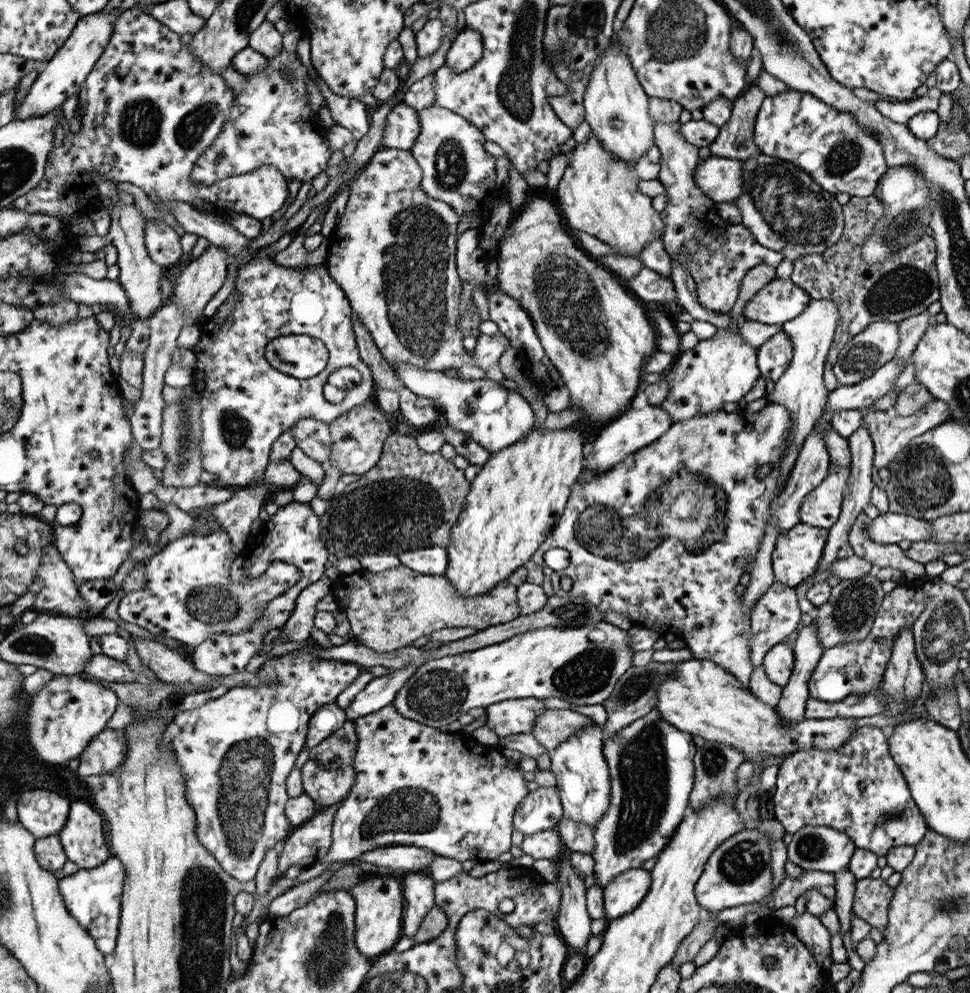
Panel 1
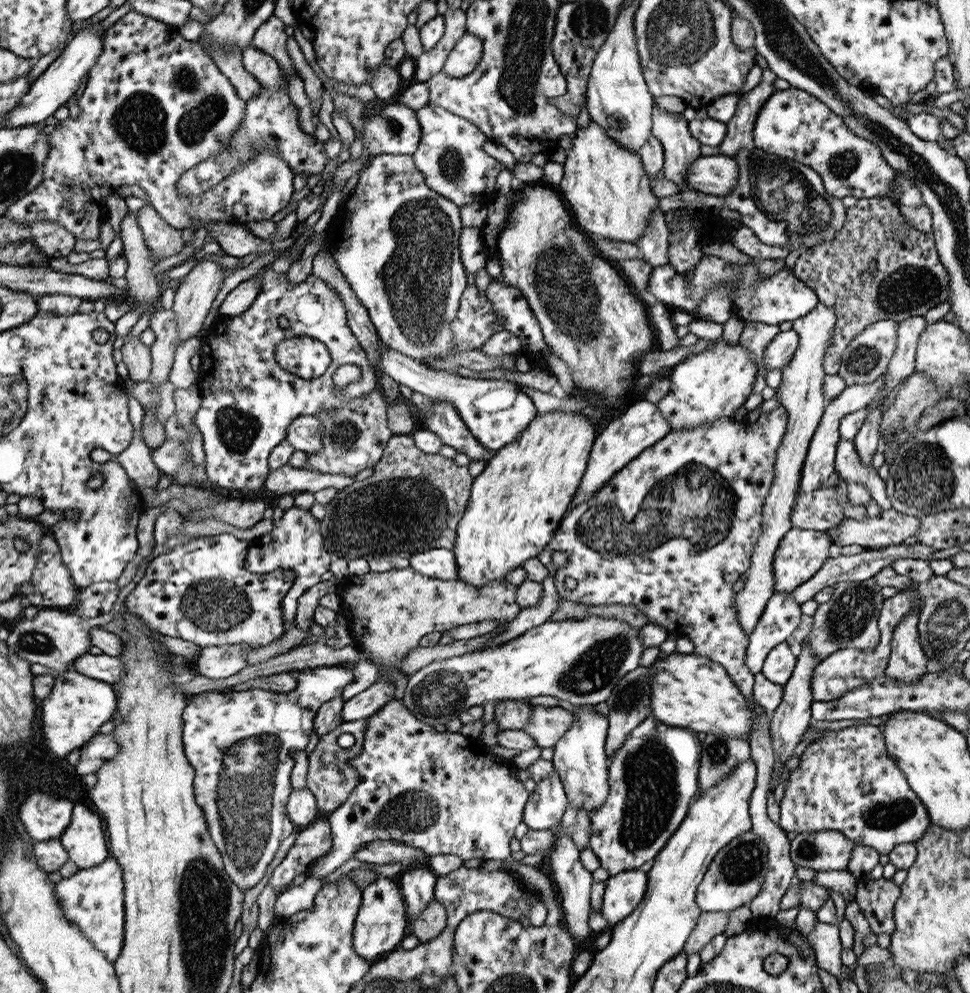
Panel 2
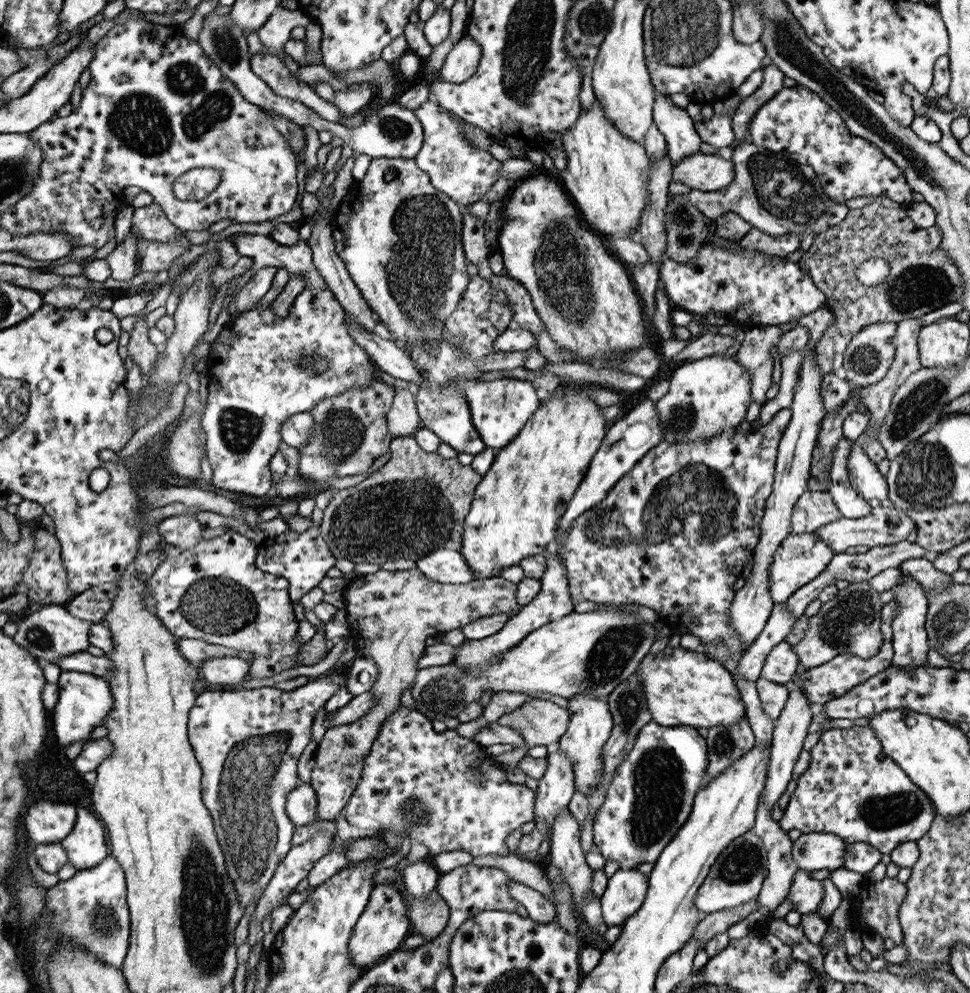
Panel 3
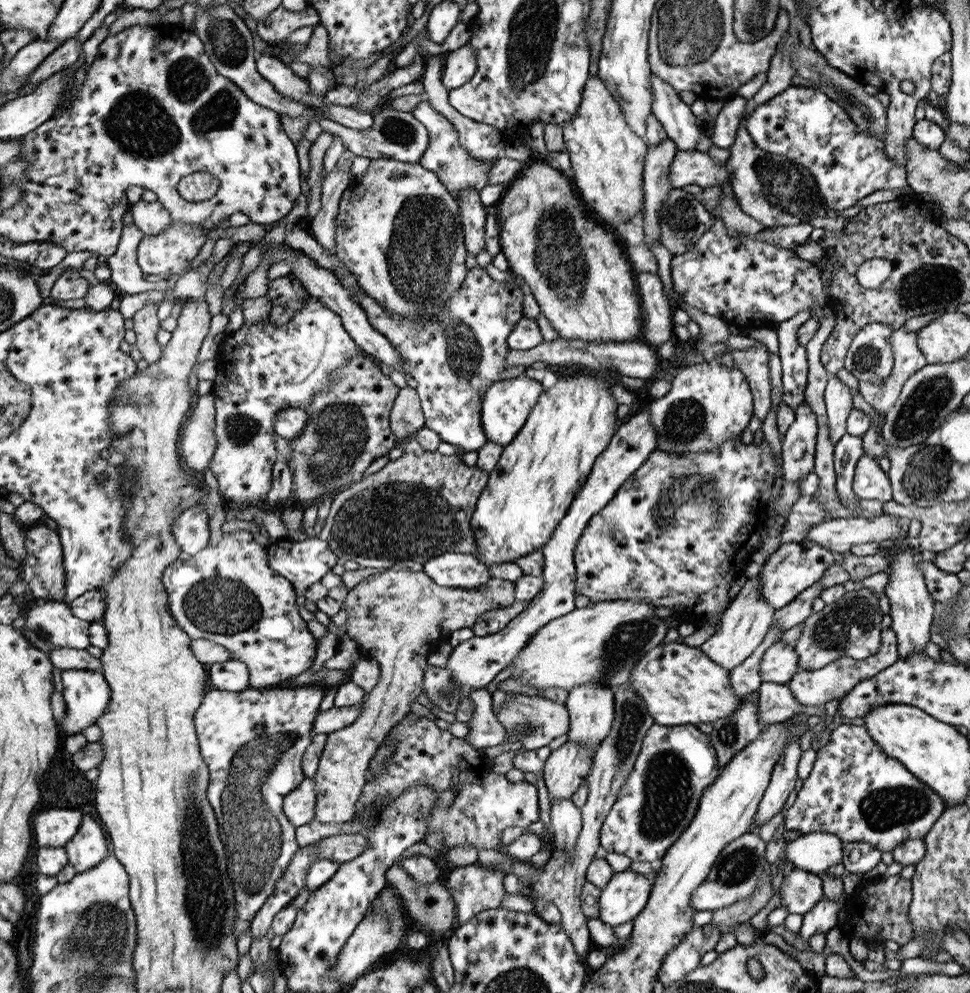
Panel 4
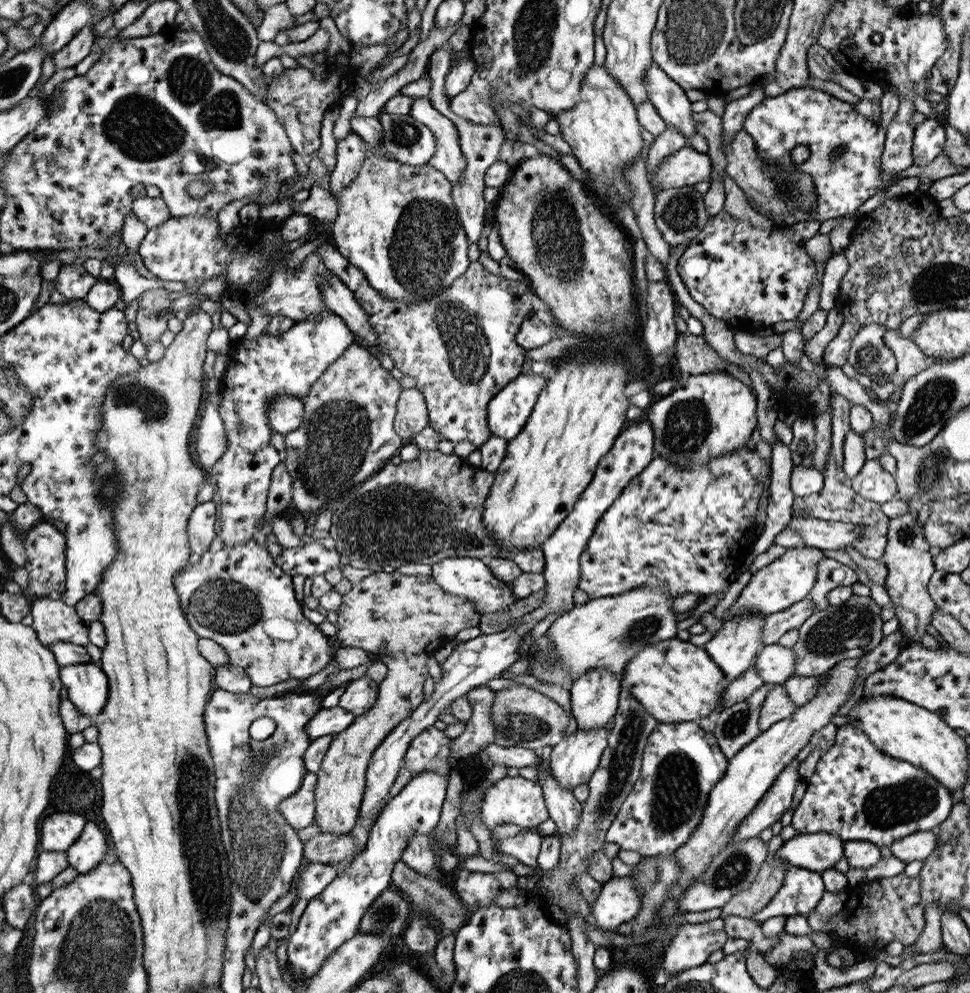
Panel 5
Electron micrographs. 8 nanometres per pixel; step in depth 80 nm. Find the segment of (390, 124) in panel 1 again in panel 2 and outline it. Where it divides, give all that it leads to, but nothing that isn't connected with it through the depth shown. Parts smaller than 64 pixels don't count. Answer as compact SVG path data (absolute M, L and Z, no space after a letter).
M402 103L381 107L380 115L365 118L361 132L370 157L382 154L414 155L420 144L421 126L416 114Z

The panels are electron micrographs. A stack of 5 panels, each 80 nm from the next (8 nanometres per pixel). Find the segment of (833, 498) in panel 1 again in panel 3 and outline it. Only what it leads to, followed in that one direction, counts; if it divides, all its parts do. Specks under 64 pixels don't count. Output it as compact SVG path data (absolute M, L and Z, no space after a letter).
M806 491L798 497L791 514L791 533L814 533L840 519L841 512L828 491Z

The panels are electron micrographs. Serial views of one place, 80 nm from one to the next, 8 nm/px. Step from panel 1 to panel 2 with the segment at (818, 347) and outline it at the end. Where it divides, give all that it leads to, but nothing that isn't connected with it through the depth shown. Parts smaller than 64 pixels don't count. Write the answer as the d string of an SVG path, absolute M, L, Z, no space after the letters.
M818 303L810 312L792 321L791 329L795 330L799 336L798 348L791 361L781 370L781 383L775 393L779 403L788 412L787 429L776 453L775 479L763 506L762 534L754 547L754 554L751 556L748 579L744 583L743 590L736 595L736 620L742 626L744 634L748 636L756 630L758 620L764 616L766 603L775 591L774 553L782 537L793 527L791 514L796 496L798 496L804 459L814 431L827 407L828 402L823 391L823 380L827 374L823 369L823 360L836 321L835 310L822 303Z

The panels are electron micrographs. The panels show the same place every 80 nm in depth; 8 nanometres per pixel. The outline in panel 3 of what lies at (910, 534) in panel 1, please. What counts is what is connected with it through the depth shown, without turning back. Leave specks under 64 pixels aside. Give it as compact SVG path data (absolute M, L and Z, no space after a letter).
M878 506L868 516L862 518L846 518L841 517L822 528L816 533L835 553L844 553L848 546L868 546L869 548L877 546L893 545L902 541L906 541L908 534L915 529L915 522L912 517L906 514L902 509Z

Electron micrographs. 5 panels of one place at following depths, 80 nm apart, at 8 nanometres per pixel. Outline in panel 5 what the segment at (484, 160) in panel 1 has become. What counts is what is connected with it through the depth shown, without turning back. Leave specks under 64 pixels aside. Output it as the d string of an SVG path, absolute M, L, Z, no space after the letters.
M429 97L415 98L409 115L426 125L436 138L436 154L428 160L428 166L442 172L453 186L456 185L466 171L467 160L461 154L455 124L433 107Z

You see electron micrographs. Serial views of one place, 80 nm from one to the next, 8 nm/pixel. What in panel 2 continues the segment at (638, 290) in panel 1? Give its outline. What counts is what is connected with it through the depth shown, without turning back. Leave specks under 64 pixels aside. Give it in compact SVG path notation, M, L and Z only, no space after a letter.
M703 255L698 261L692 277L680 277L676 274L676 269L671 264L663 264L660 267L654 267L652 270L652 276L648 278L648 288L646 297L654 297L656 300L660 300L665 305L669 306L672 310L679 309L688 311L689 313L697 310L699 304L702 302L703 296L710 290L720 288L720 286L730 286L731 299L733 300L734 312L739 311L741 318L744 321L764 323L769 325L779 325L782 322L792 322L801 316L804 316L807 312L810 312L819 302L818 295L812 290L810 286L804 285L804 282L800 281L794 272L787 272L785 268L777 270L778 272L770 278L761 279L759 277L758 269L752 264L739 264L730 263L722 258L714 255Z

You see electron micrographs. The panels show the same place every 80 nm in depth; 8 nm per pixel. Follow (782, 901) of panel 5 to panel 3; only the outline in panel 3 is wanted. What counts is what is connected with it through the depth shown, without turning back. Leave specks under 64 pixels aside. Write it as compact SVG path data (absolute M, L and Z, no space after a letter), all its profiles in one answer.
M798 869L788 892L788 897L786 897L786 900L792 903L792 910L796 910L800 914L817 912L824 897L823 881L813 879L809 873L804 869Z

